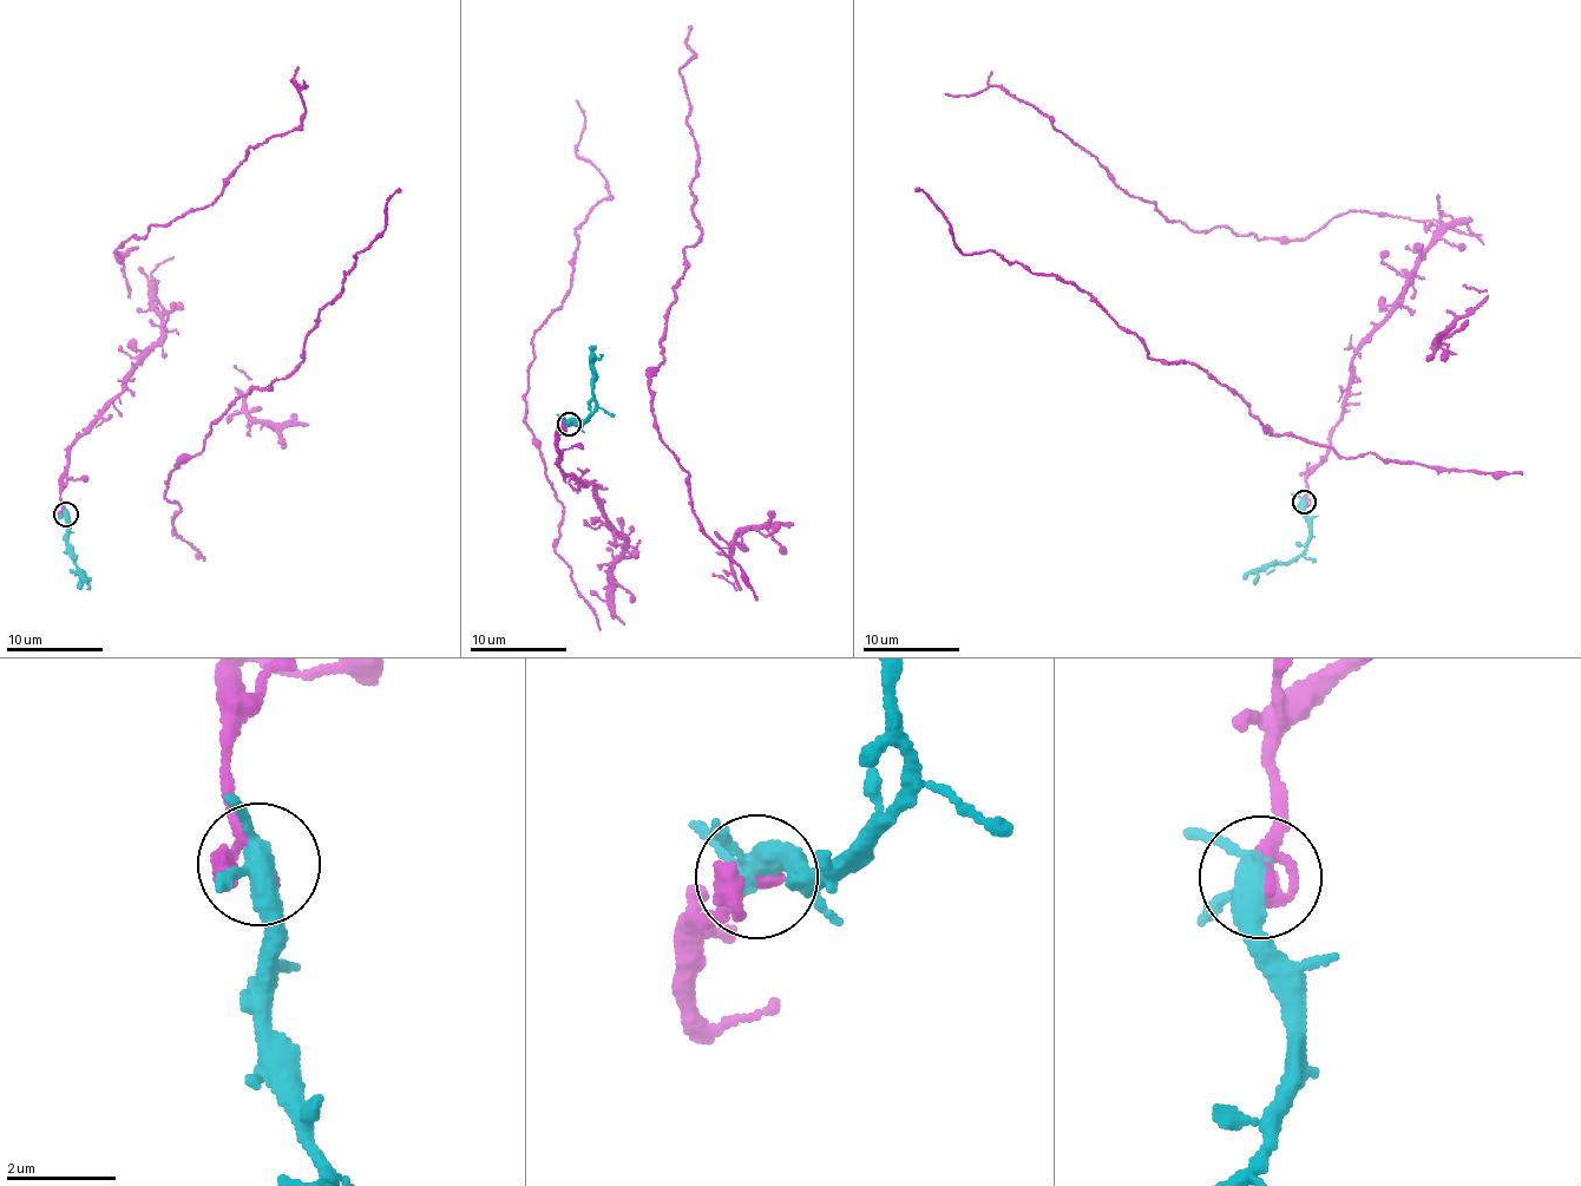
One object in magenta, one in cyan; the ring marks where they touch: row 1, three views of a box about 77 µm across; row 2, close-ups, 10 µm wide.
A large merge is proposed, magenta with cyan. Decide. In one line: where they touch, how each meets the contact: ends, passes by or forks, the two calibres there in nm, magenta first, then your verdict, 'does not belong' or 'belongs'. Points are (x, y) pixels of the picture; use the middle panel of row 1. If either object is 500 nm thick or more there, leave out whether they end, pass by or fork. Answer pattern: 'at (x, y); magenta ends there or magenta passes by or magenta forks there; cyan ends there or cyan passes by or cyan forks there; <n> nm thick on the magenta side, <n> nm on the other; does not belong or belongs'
at (569, 424); magenta passes by; cyan forks there; 180 nm thick on the magenta side, 320 nm on the other; belongs

